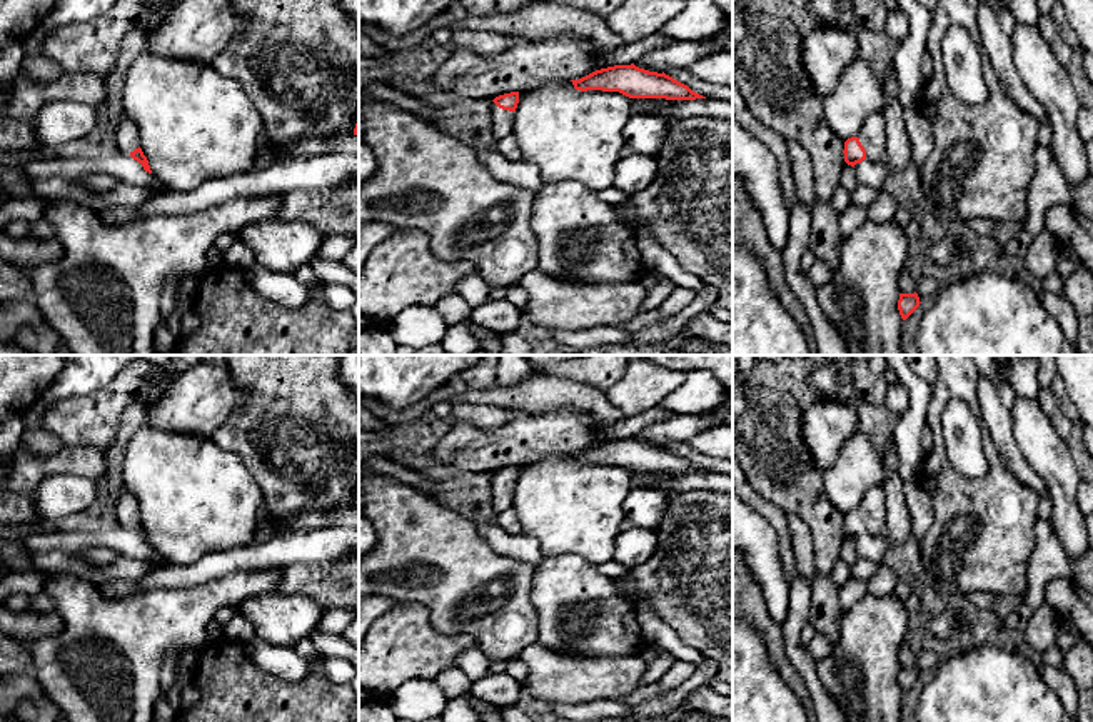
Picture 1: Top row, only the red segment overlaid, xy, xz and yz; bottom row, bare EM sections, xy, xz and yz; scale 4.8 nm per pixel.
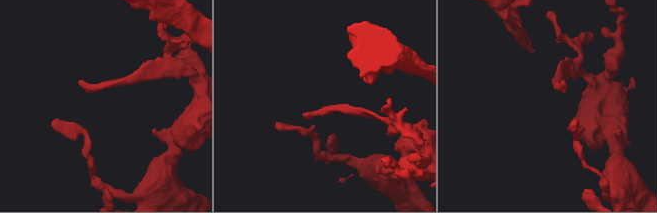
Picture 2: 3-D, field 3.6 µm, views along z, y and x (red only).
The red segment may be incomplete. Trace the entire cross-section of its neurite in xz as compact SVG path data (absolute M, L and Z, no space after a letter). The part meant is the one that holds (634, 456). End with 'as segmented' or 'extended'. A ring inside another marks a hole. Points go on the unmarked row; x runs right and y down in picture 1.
M614 439L596 444L579 454L571 454L576 464L619 465L629 472L696 474L706 472L672 450L631 439Z | as segmented

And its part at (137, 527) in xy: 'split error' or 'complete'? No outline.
split error

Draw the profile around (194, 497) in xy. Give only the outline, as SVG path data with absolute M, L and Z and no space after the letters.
M140 427L127 445L120 482L137 497L140 522L152 547L172 564L189 565L207 554L252 544L259 512L264 507L262 490L244 460L237 454L219 449L210 437Z

